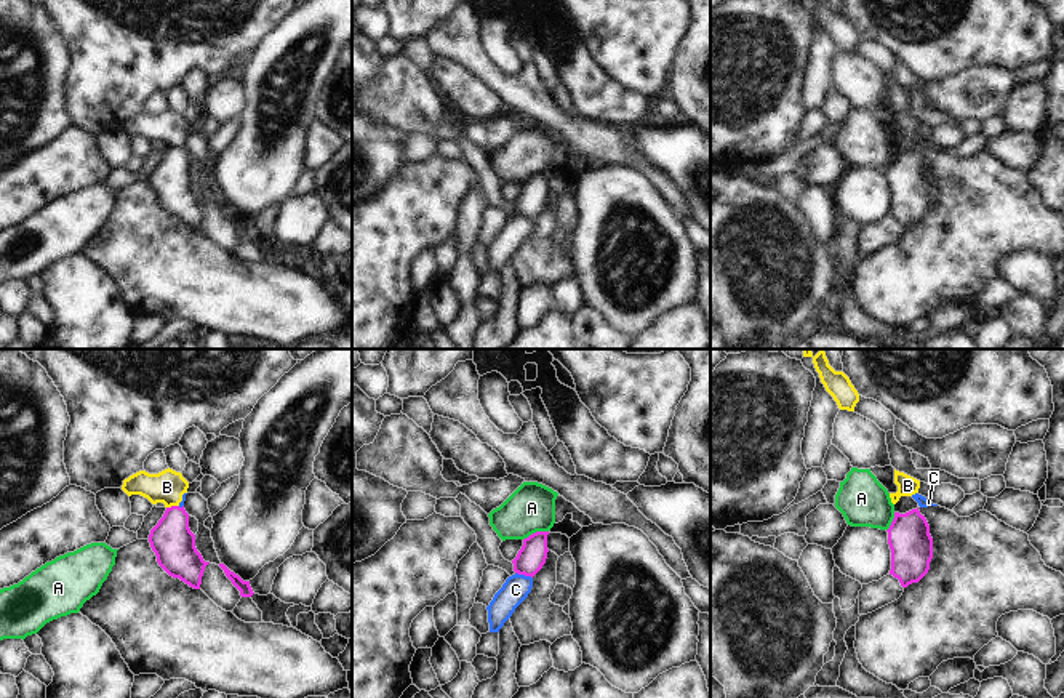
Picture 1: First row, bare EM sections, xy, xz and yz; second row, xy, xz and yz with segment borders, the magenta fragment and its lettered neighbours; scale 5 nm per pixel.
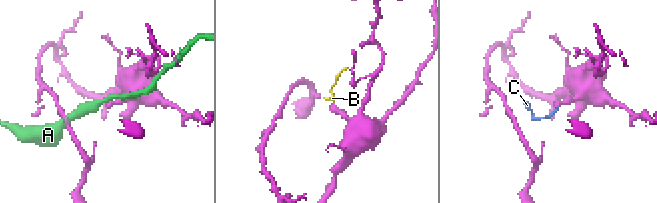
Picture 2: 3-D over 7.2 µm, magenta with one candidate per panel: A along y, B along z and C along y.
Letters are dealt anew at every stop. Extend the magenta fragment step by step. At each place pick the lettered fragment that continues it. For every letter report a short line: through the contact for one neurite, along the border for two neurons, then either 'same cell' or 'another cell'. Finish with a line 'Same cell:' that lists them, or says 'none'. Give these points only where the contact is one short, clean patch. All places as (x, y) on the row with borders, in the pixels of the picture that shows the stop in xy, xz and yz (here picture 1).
A: line xz (548, 530), (538, 530), (524, 540); another cell
B: line xy (178, 505), (167, 508); another cell
C: line xz (516, 572), (532, 578); another cell
Same cell: none

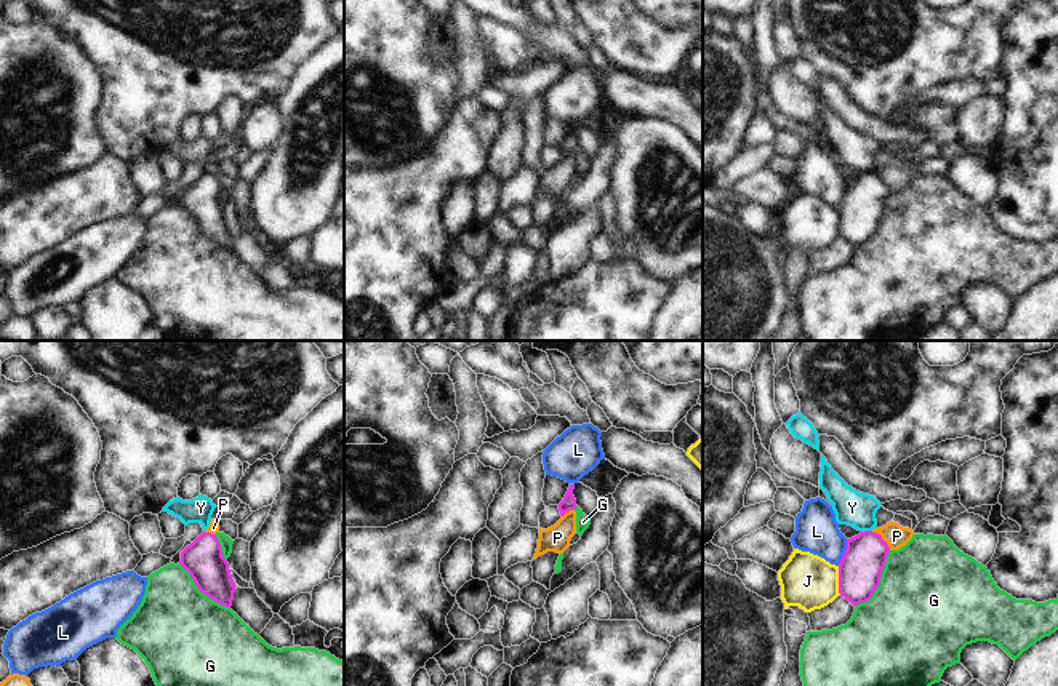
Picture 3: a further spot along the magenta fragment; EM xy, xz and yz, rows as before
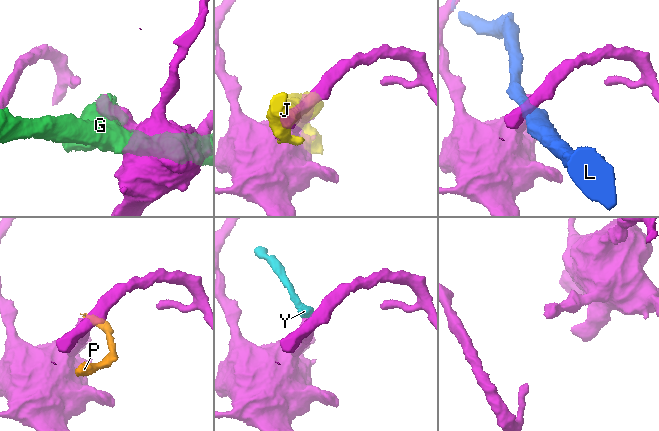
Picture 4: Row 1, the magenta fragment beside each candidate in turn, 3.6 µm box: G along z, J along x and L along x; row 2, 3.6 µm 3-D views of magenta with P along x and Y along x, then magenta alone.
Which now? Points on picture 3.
G: another cell
J: another cell
L: line yz (847, 539), (847, 549), (837, 565); another cell
P: line yz (871, 531), (876, 531), (890, 549); another cell
Y: line yz (865, 530), (871, 531); another cell
Same cell: none

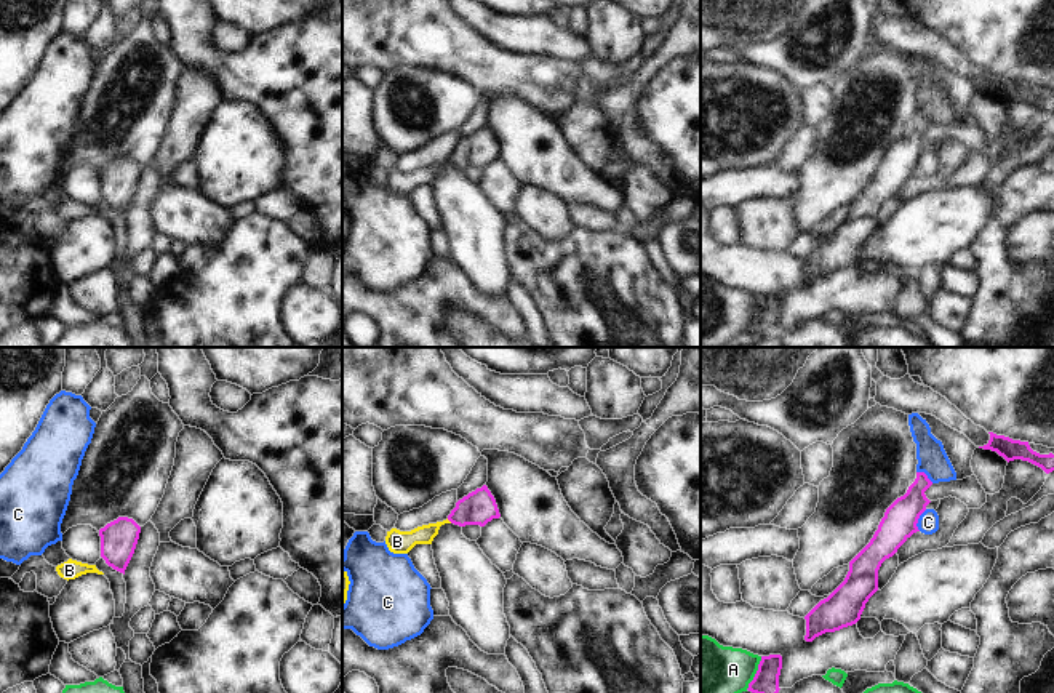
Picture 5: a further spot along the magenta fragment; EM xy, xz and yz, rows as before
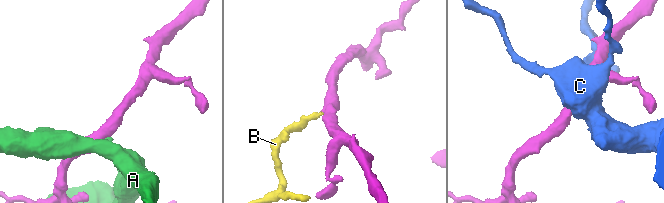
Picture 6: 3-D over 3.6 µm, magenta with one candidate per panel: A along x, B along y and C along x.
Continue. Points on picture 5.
A: another cell
B: line xz (479, 508), (450, 520), (405, 541); same cell
C: another cell
Same cell: B

